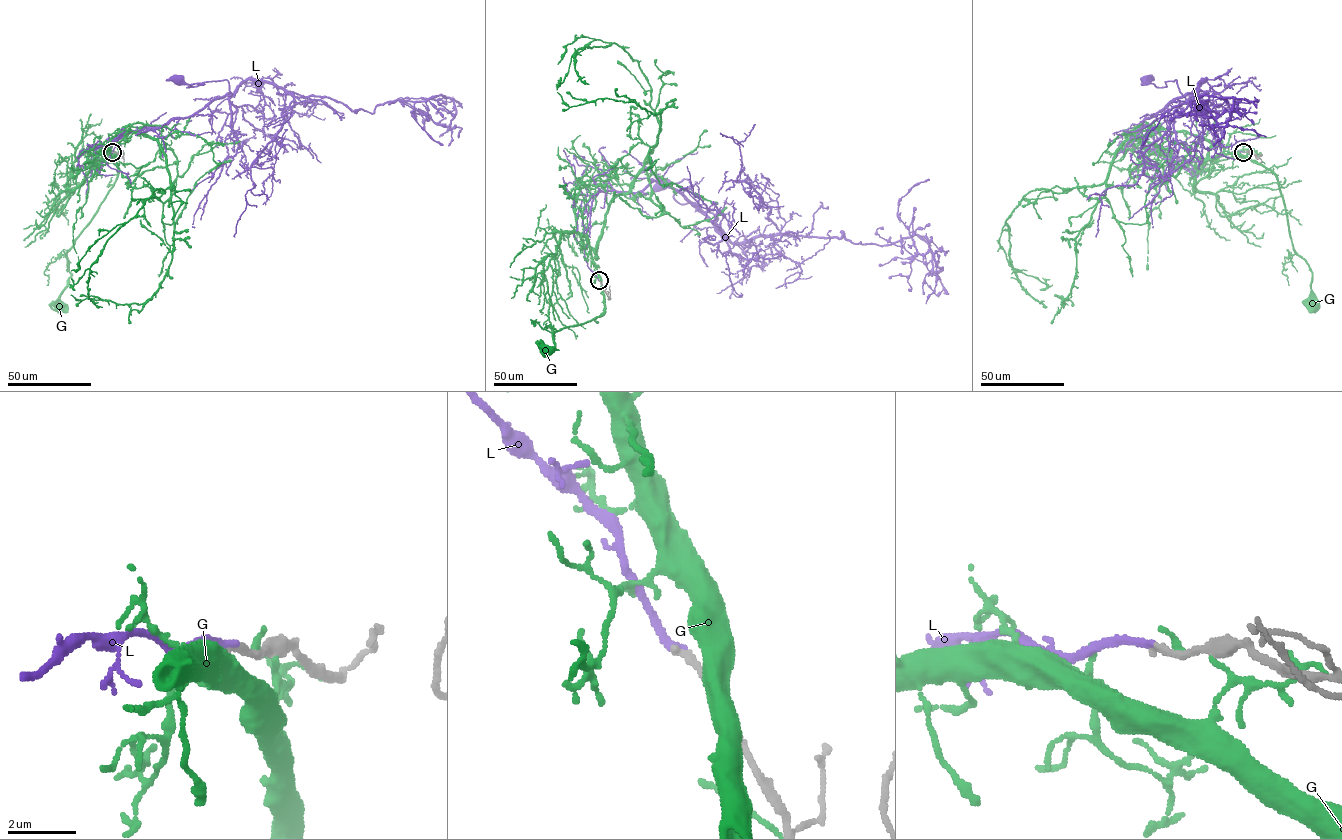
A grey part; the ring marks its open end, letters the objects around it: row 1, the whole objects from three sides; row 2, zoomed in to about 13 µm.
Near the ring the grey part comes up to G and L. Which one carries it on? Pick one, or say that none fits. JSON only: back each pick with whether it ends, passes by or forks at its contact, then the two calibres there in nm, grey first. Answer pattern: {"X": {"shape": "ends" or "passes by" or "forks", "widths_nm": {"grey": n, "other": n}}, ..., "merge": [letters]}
{"L": {"shape": "ends", "widths_nm": {"grey": 240, "other": 240}}, "merge": ["L"]}

